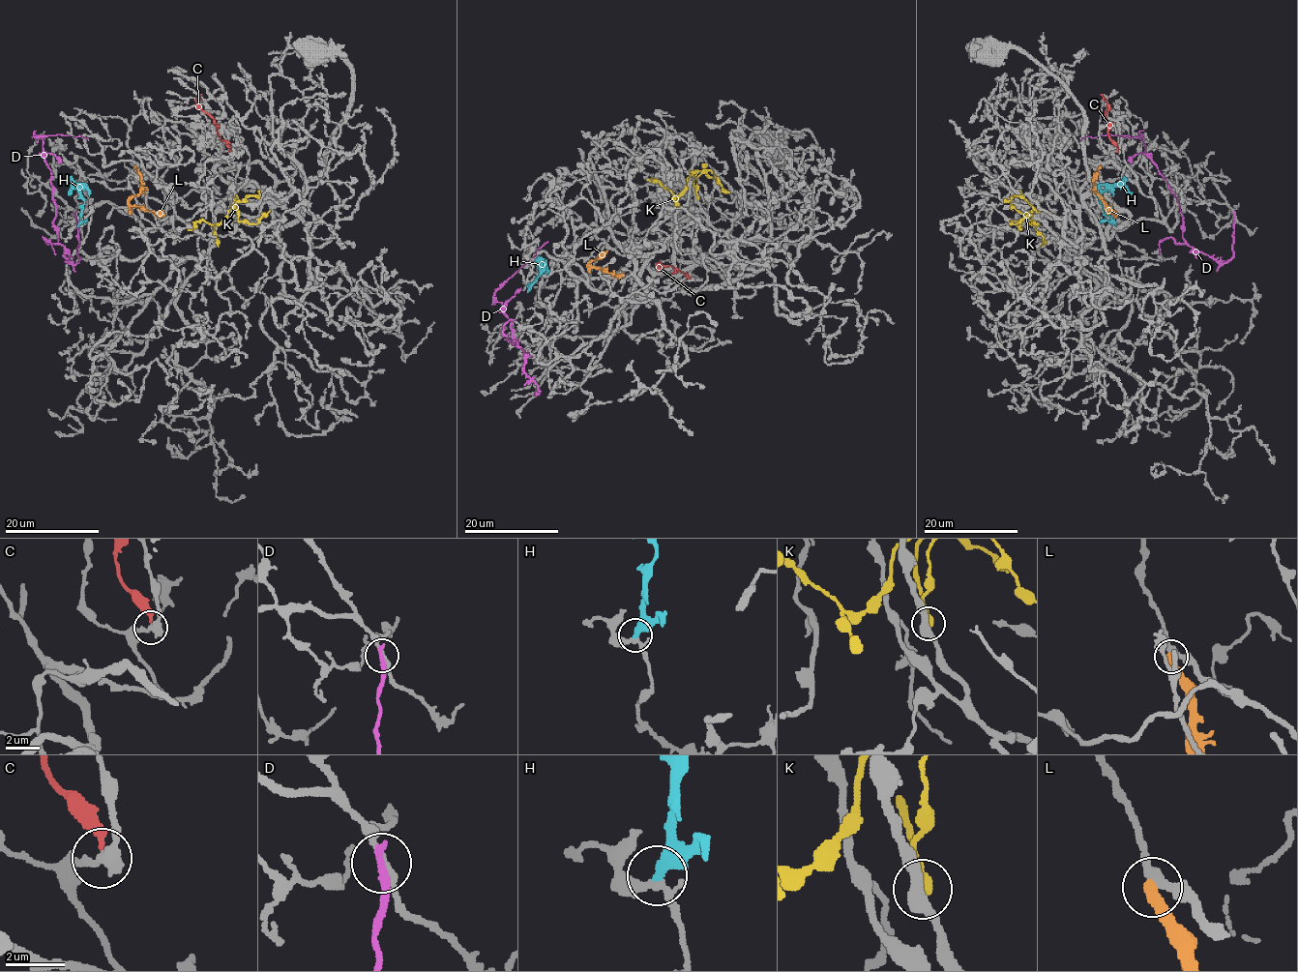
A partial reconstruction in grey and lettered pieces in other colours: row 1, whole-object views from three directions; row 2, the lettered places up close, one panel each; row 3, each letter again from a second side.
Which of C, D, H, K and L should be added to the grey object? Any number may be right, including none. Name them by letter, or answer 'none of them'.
K

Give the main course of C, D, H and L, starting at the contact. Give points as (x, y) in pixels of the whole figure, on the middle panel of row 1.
C: (689, 279), (671, 265), (658, 267), (660, 261)
D: (535, 395), (538, 390), (524, 370), (524, 352), (513, 342), (511, 320), (493, 293), (547, 241)
H: (538, 276), (543, 261), (538, 264), (544, 271), (527, 292)
L: (594, 261), (600, 254), (588, 264), (624, 276)

